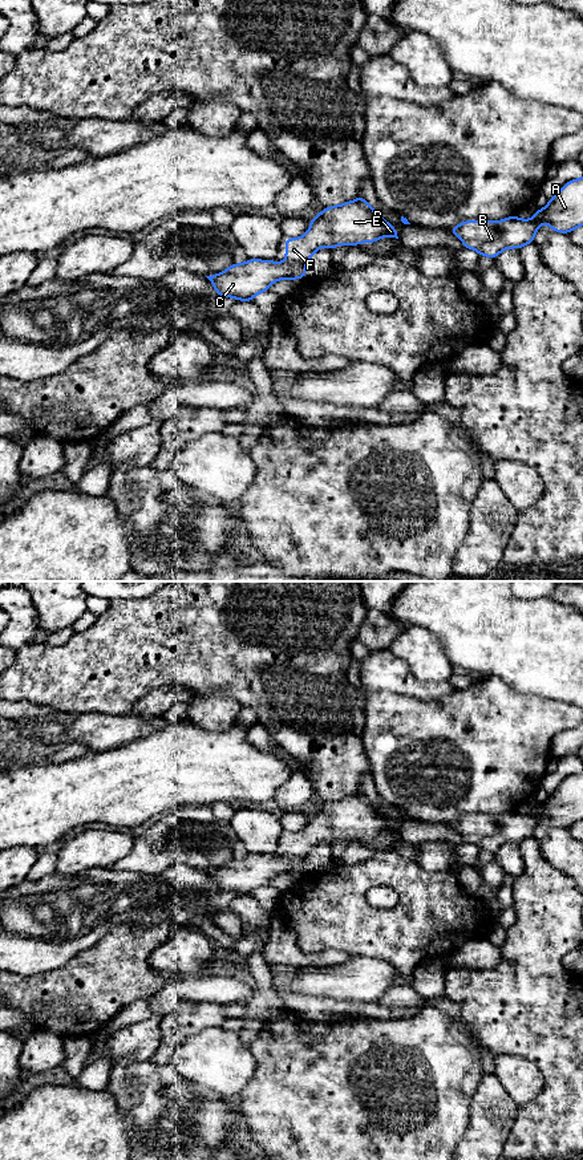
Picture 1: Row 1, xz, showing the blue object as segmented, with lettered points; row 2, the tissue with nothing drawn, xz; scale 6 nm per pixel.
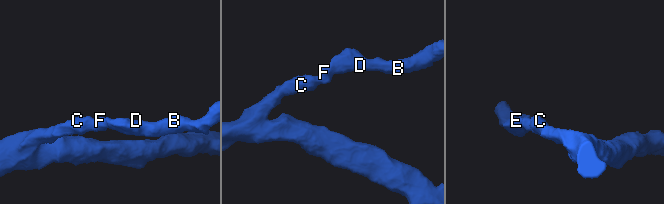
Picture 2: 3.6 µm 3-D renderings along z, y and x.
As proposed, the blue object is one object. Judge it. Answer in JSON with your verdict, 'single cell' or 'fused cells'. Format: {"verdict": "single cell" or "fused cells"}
{"verdict": "single cell"}

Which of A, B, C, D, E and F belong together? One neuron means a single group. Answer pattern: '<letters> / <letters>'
A B C D E F

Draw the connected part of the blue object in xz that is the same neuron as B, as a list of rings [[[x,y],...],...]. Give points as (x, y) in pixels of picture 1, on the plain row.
[[[583,771],[567,776],[559,787],[548,795],[546,802],[538,804],[530,815],[523,815],[517,810],[499,816],[466,815],[449,823],[449,826],[462,835],[463,843],[471,843],[481,851],[495,853],[506,843],[519,844],[529,837],[534,837],[535,828],[543,816],[546,816],[552,826],[563,828],[570,828],[576,822],[583,820]]]

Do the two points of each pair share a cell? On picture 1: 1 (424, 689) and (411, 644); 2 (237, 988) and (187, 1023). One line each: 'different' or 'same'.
1: different
2: different

